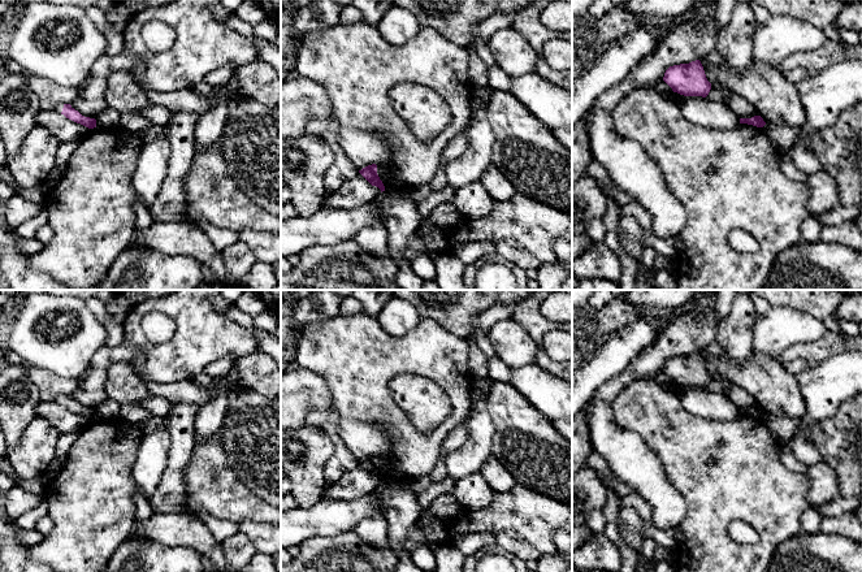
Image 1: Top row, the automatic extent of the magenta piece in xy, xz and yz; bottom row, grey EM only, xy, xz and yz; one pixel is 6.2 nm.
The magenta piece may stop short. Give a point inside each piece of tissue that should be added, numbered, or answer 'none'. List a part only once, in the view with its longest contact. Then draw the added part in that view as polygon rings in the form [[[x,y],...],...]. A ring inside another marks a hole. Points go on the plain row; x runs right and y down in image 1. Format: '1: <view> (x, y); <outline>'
none

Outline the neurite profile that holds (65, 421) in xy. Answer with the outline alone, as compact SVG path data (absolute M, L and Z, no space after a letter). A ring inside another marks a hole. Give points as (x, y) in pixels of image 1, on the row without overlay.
M40 400L35 415L46 417L60 434L78 432L90 422L88 419L66 410L56 402Z

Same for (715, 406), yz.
M686 387L680 390L677 396L685 411L702 419L733 421L740 416L740 410L725 393Z

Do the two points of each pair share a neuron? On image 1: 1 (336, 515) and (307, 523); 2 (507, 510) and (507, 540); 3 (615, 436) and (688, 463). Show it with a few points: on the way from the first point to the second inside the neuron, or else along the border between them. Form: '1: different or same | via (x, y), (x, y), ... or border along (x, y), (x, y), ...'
1: same | via (329, 518), (313, 521)
2: different | border along (496, 533), (516, 532), (533, 547)
3: different | border along (628, 430), (635, 432), (654, 453), (666, 477)

